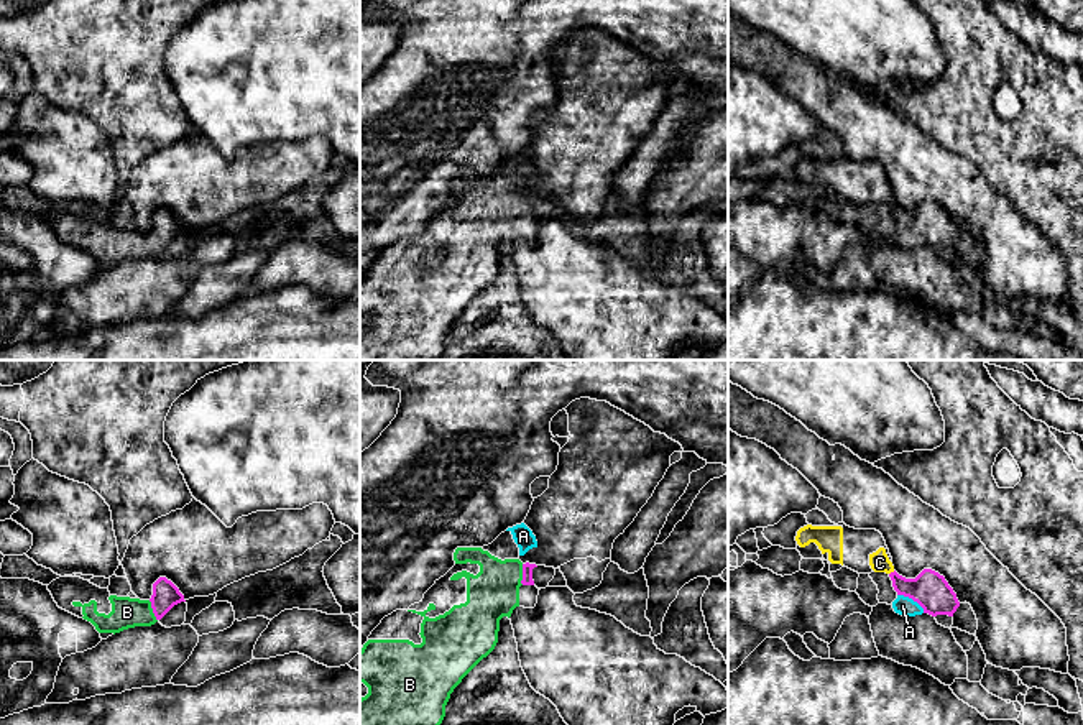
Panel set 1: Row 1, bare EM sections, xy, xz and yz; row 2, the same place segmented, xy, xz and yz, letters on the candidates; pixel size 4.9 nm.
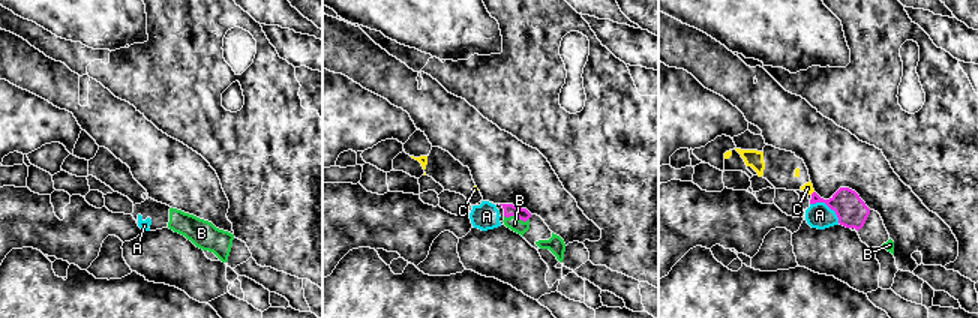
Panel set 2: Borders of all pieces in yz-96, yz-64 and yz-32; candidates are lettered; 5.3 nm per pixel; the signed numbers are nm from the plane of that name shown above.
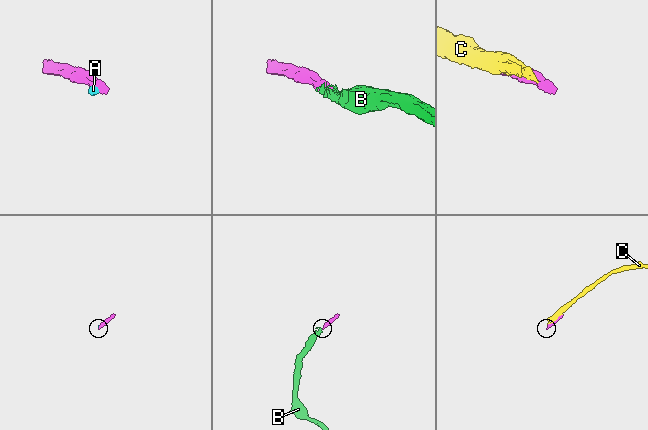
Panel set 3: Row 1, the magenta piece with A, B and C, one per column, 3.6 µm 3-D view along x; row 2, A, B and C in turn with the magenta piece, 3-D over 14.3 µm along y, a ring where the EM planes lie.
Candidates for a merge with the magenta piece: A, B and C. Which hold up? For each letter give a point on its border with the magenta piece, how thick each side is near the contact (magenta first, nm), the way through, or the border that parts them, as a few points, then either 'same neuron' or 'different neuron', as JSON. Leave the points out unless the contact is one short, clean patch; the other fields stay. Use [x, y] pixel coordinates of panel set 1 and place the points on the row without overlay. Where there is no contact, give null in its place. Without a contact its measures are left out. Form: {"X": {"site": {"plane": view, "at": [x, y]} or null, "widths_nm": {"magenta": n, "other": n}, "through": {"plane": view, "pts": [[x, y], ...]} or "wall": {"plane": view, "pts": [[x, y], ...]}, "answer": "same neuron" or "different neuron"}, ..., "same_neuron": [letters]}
{"A": {"site": {"plane": "yz", "at": [912, 230]}, "widths_nm": {"magenta": 180, "other": 90}, "answer": "same neuron"}, "B": {"site": {"plane": "xz", "at": [523, 206]}, "widths_nm": {"magenta": 50, "other": 240}, "through": {"plane": "xz", "pts": [[528, 199], [523, 206], [511, 206], [492, 226]]}, "answer": "same neuron"}, "C": {"site": {"plane": "yz", "at": [891, 204]}, "widths_nm": {"magenta": 180, "other": 100}, "answer": "different neuron"}, "same_neuron": ["A", "B"]}

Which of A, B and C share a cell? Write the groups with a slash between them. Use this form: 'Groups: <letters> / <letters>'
Groups: A B / C

